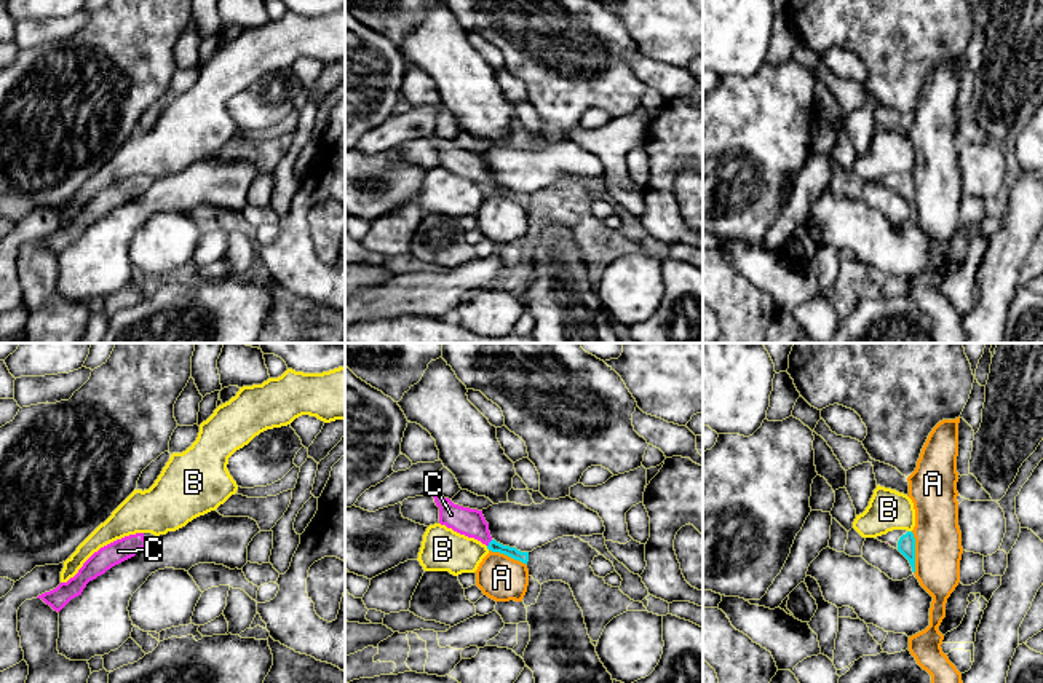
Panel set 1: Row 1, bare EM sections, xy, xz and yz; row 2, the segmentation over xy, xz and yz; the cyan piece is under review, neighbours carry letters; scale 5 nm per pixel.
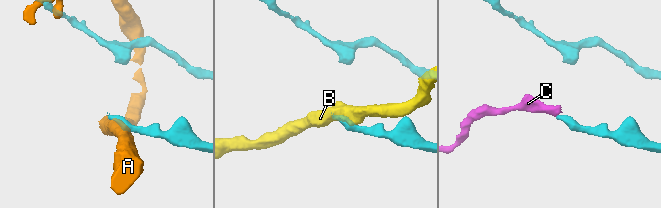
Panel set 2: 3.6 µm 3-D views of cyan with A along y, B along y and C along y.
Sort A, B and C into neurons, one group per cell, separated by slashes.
A / B / C

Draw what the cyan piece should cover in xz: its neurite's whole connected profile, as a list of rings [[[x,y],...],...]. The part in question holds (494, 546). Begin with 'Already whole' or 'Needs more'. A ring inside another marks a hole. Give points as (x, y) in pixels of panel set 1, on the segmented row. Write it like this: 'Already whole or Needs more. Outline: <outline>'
Needs more. Outline: [[[436,492],[430,496],[434,498],[436,506],[439,507],[441,525],[452,528],[460,535],[481,541],[492,552],[505,554],[527,565],[529,552],[521,552],[516,547],[503,546],[490,536],[489,523],[486,522],[482,511],[454,504],[449,498],[444,498]]]

